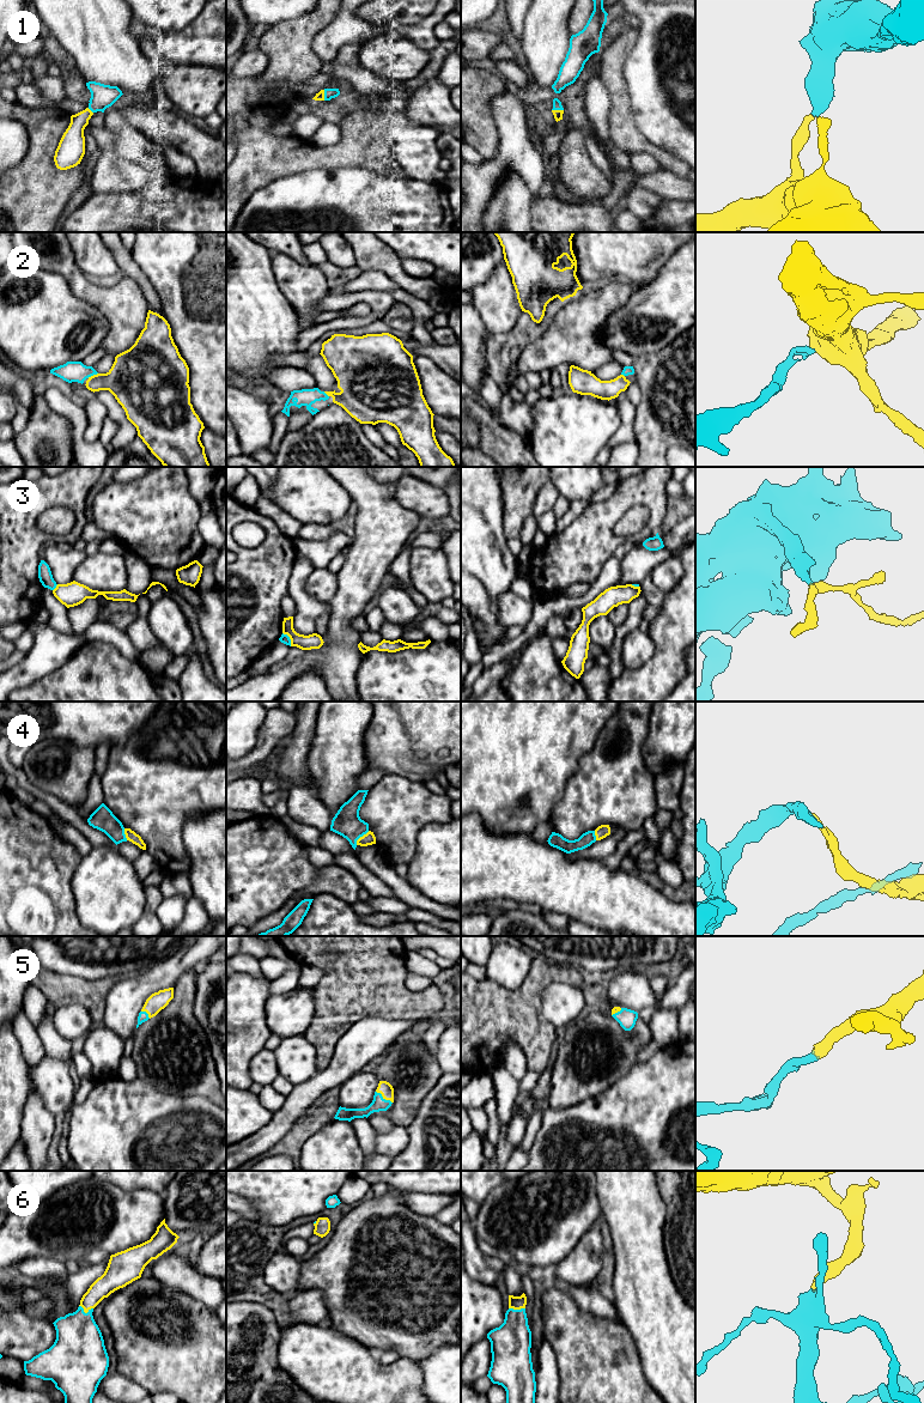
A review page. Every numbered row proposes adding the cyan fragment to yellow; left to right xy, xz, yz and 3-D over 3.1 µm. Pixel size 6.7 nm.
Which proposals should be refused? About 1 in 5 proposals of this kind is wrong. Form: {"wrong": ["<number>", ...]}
{"wrong": ["3"]}

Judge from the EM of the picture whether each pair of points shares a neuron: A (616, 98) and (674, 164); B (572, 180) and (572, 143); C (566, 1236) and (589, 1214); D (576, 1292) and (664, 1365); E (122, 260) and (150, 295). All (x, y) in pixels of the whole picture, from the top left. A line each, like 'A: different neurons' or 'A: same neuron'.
A: same neuron
B: same neuron
C: same neuron
D: different neurons
E: same neuron

